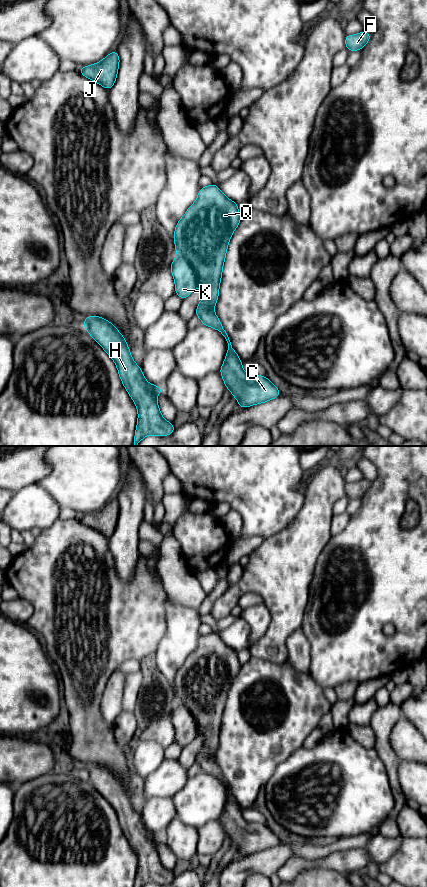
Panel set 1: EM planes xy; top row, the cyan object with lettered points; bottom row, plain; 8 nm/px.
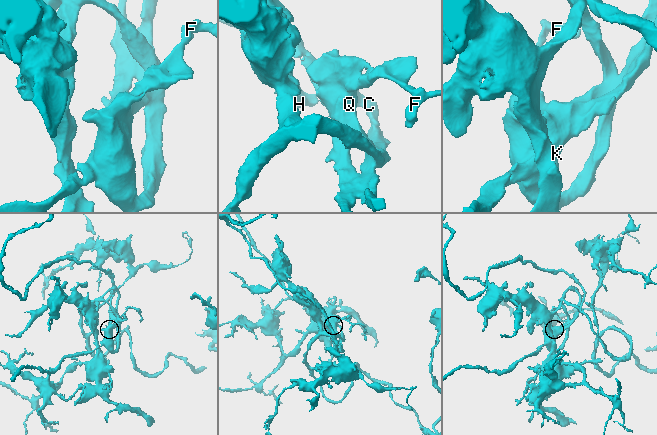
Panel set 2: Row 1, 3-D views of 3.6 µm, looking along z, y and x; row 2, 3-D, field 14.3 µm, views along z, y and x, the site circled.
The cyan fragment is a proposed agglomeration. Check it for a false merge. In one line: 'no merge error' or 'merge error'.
no merge error

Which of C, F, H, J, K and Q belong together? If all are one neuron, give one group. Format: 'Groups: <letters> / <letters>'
Groups: C F H J K Q

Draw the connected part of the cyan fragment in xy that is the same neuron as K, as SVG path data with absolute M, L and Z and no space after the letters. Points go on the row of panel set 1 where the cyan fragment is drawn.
M211 184L200 188L197 200L187 209L175 227L174 244L177 255L170 267L175 280L175 293L182 300L188 297L198 286L204 289L203 298L196 308L195 315L201 319L202 324L217 329L228 343L227 354L219 372L226 389L229 389L232 396L237 399L239 409L261 404L281 395L280 390L267 377L249 375L243 370L242 361L232 348L221 321L214 313L226 251L230 238L241 218L238 212L238 204L227 198L217 185Z

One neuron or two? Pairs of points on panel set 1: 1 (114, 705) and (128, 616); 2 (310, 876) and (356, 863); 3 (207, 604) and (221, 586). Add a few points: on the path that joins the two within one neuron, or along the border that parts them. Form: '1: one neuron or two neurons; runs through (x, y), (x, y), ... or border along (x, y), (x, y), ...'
1: two neurons; border along (118, 668), (110, 676), (104, 688)
2: two neurons; border along (310, 868), (323, 867), (334, 869), (346, 875)
3: one neuron; runs through (209, 600), (218, 590)

